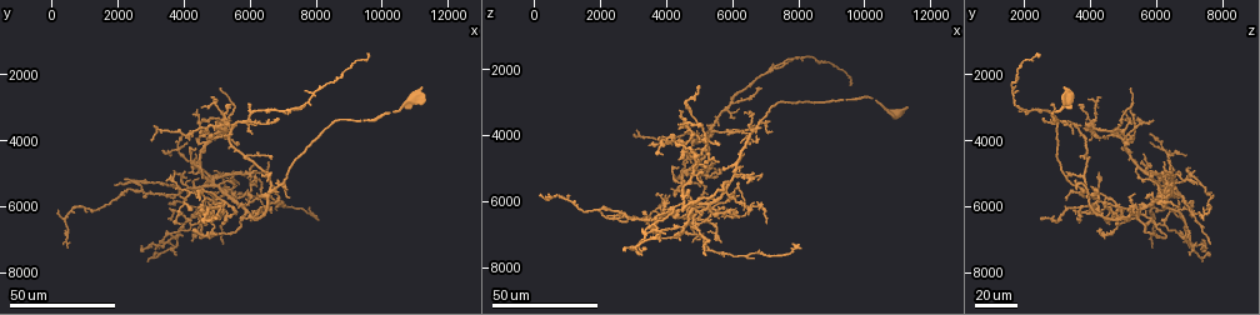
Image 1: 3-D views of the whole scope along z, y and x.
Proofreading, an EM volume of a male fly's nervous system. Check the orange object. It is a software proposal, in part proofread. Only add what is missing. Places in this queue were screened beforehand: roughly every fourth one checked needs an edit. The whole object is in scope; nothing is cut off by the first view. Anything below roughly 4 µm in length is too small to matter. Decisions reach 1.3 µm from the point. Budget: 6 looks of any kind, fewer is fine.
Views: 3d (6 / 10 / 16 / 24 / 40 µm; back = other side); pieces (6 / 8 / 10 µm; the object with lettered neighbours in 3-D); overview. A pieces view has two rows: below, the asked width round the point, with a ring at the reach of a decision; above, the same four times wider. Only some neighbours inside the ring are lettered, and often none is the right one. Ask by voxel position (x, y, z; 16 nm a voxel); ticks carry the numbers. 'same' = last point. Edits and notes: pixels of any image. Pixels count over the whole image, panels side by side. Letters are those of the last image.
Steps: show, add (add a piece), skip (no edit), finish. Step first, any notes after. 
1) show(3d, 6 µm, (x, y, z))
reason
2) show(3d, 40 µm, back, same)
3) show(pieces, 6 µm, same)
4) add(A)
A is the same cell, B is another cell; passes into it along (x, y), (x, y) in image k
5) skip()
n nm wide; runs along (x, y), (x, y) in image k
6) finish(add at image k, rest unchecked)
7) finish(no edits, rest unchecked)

show(3d, 24 µm, (5800, 6400, 5100))
free end

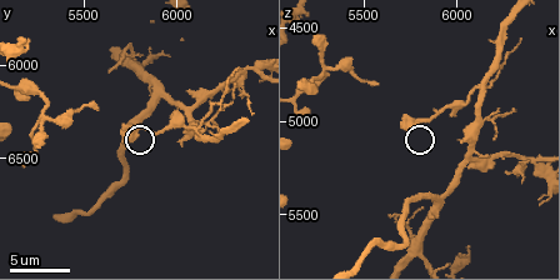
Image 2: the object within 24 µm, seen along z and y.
show(pieces, 8 µm, (5720, 6400, 5040))

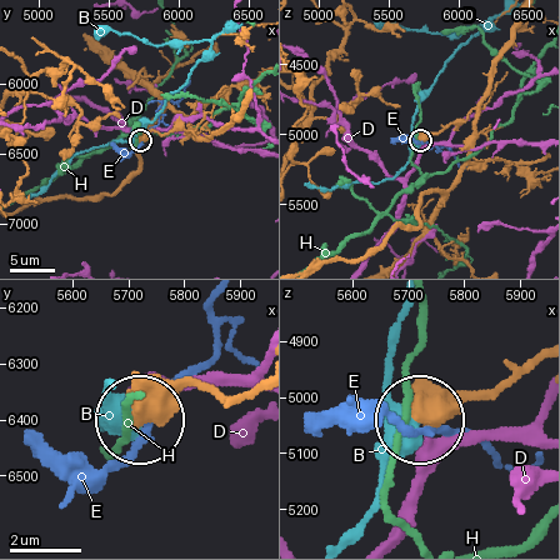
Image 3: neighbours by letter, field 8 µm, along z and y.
skip()
560 nm wide; B, D, E and H are other cells; runs along (514, 34), (496, 64), (489, 91), (469, 116), (420, 138) in image 3; none of them fits

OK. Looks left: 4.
show(3d, 24 µm, (6600, 6100, 5100))
thin end

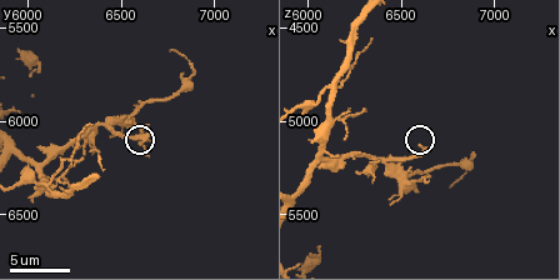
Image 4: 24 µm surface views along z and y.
show(pieces, 8 µm, (6600, 6140, 5140))

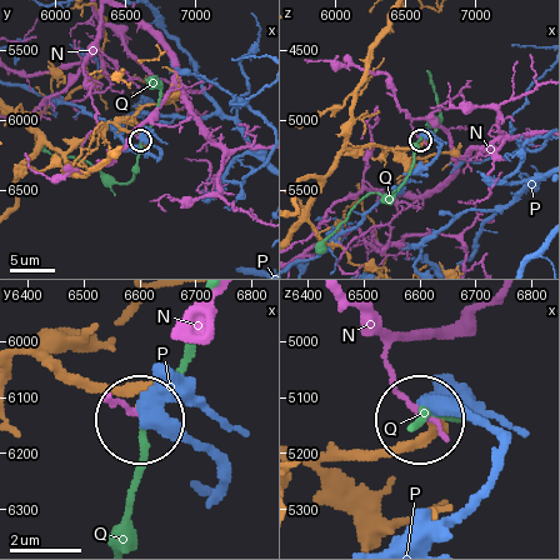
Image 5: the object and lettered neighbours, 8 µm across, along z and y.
skip()
160 nm wide; N, P and Q are other cells; no lettered piece goes on from it

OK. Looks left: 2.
show(pieces, 6 µm, (5640, 6020, 5500))
thin end

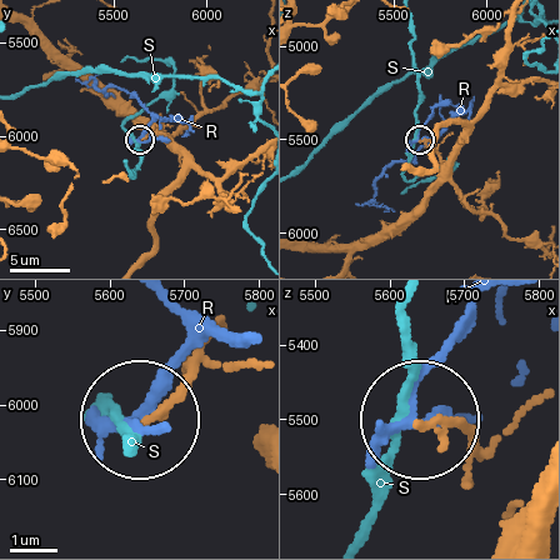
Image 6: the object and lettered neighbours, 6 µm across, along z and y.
skip()
R and S are other cells; runs along (474, 453), (450, 429), (421, 429) in image 6; no lettered piece goes on from it

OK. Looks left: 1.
finish(no edits, rest unchecked)

